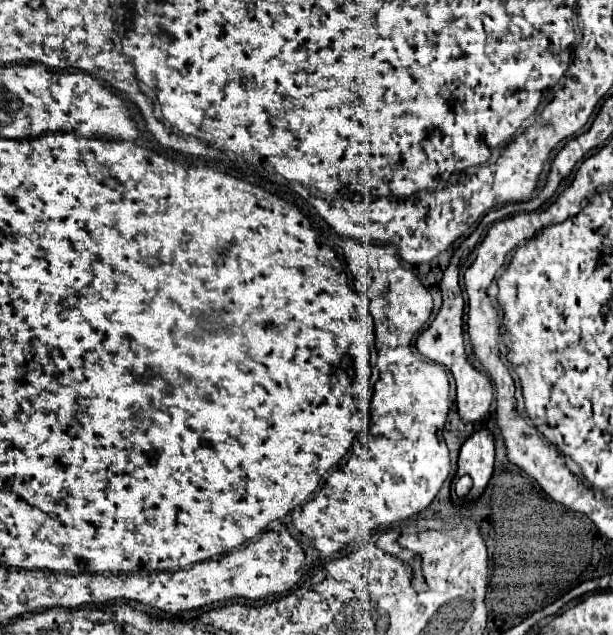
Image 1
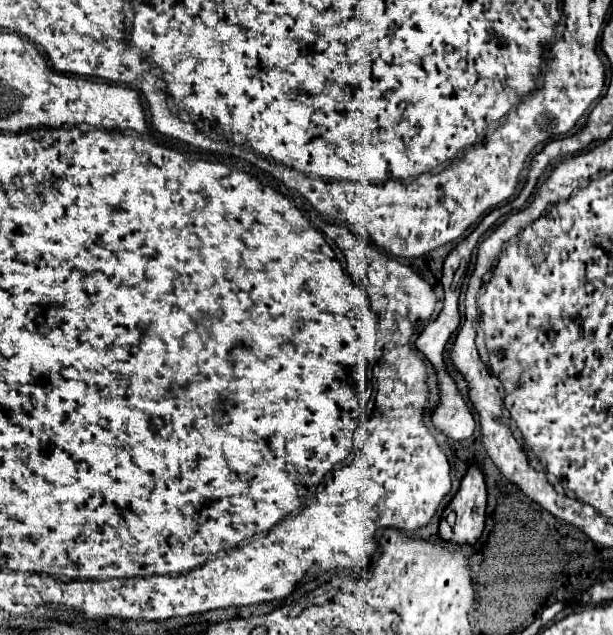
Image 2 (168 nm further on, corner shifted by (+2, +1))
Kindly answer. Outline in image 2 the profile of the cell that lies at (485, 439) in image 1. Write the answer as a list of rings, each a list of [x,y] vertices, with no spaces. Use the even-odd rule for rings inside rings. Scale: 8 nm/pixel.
[[[474,465],[464,475],[460,491],[452,503],[444,509],[438,531],[440,539],[458,545],[474,545],[484,531],[484,511],[486,483],[482,469]]]

